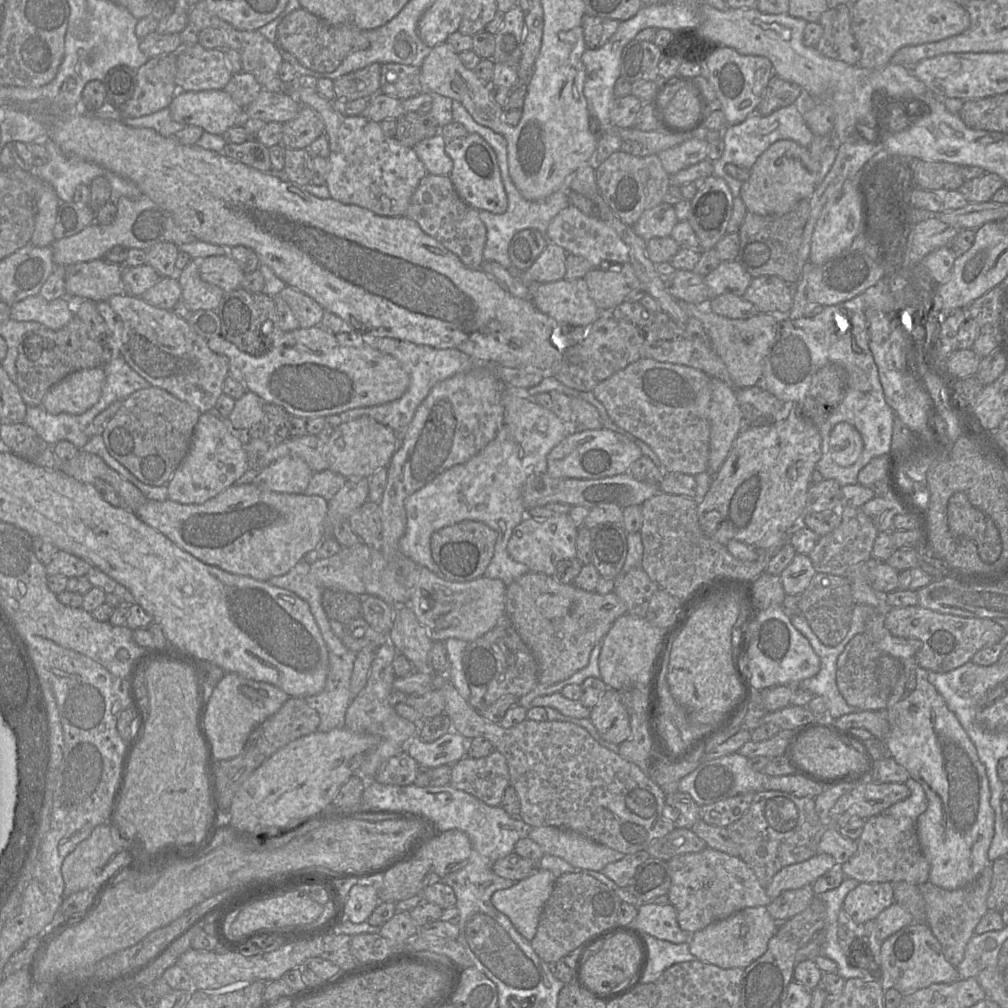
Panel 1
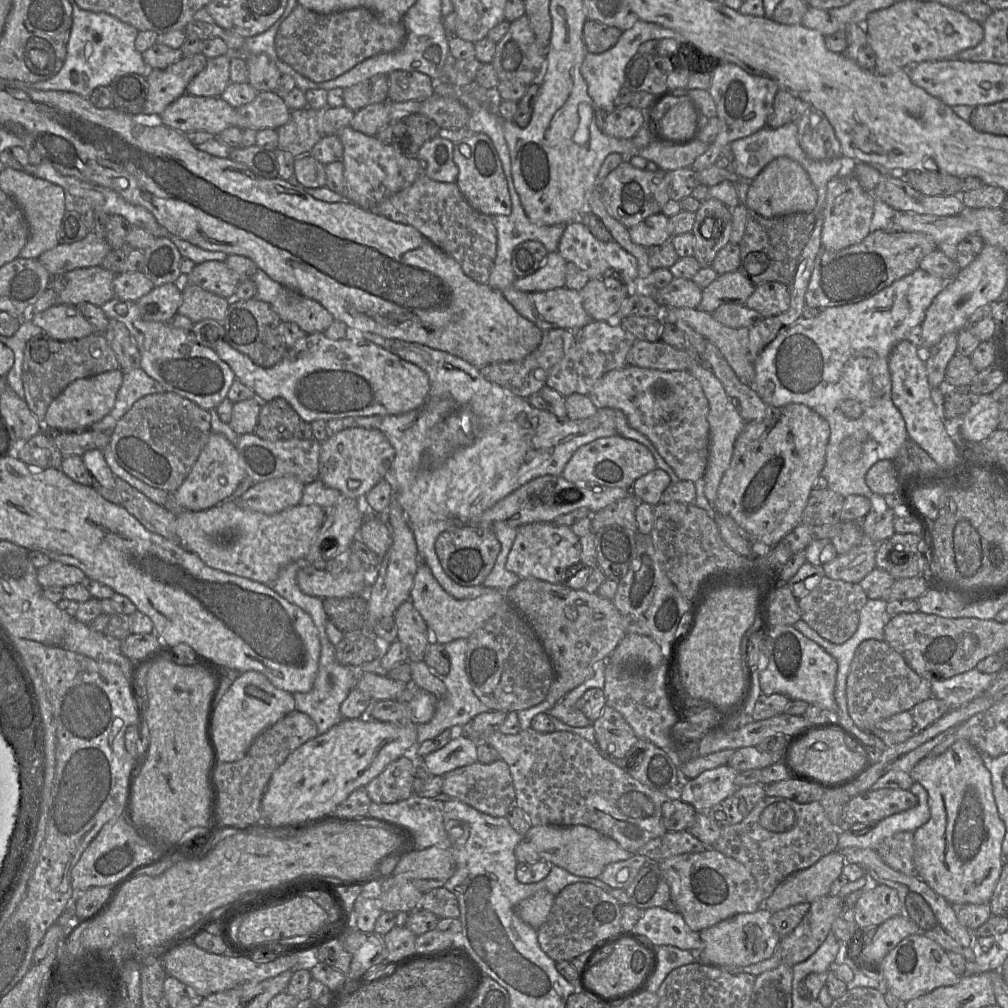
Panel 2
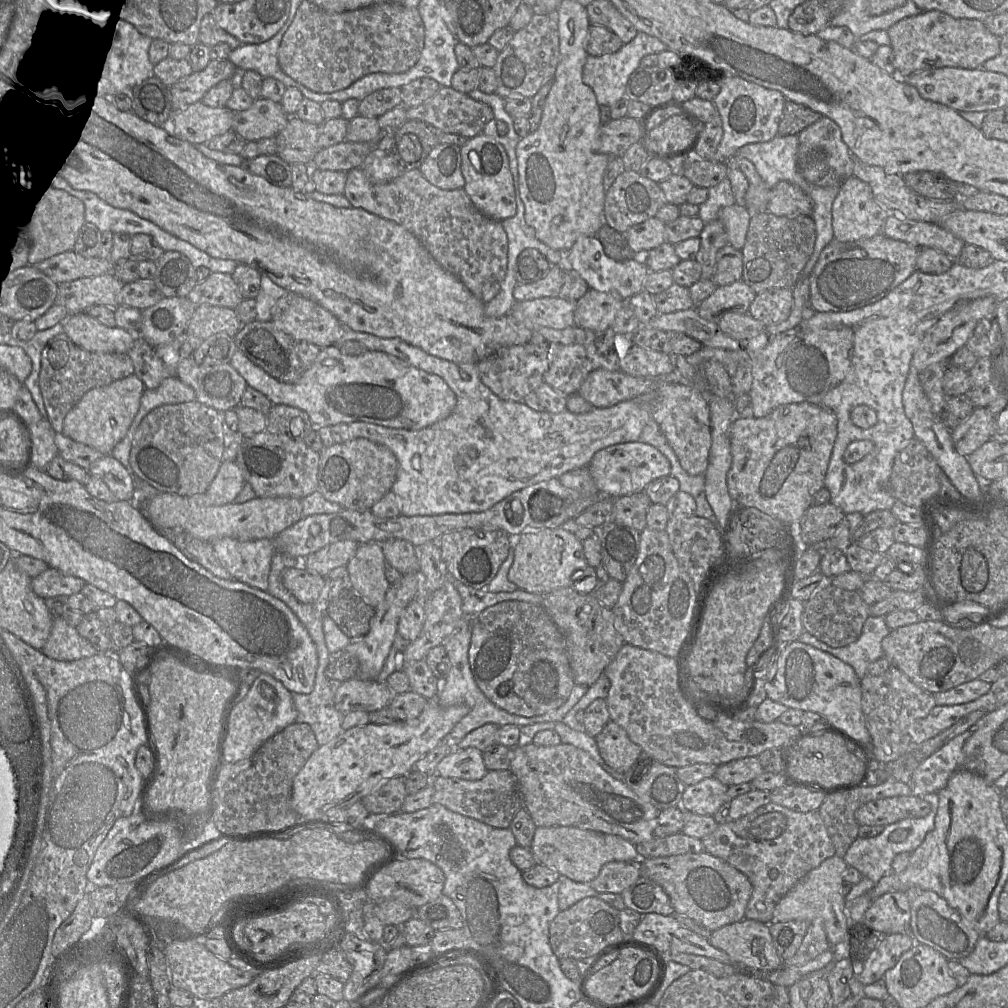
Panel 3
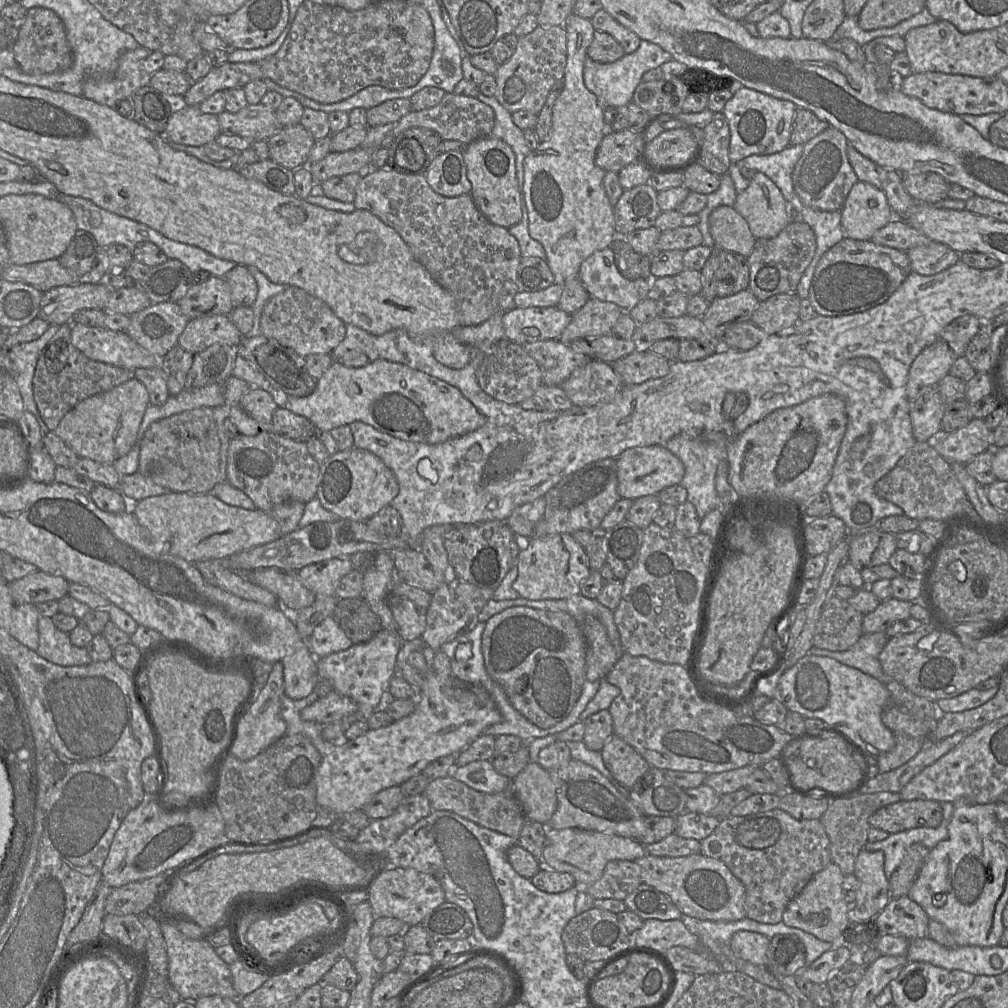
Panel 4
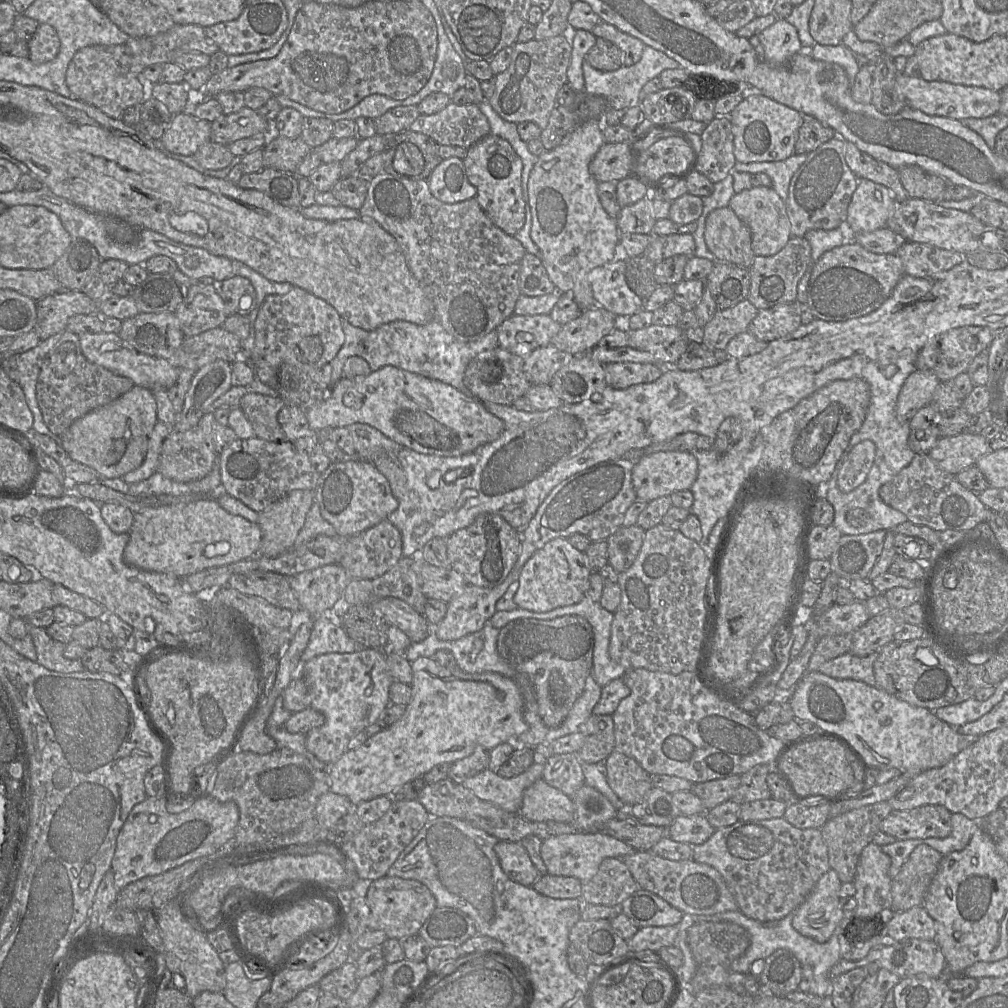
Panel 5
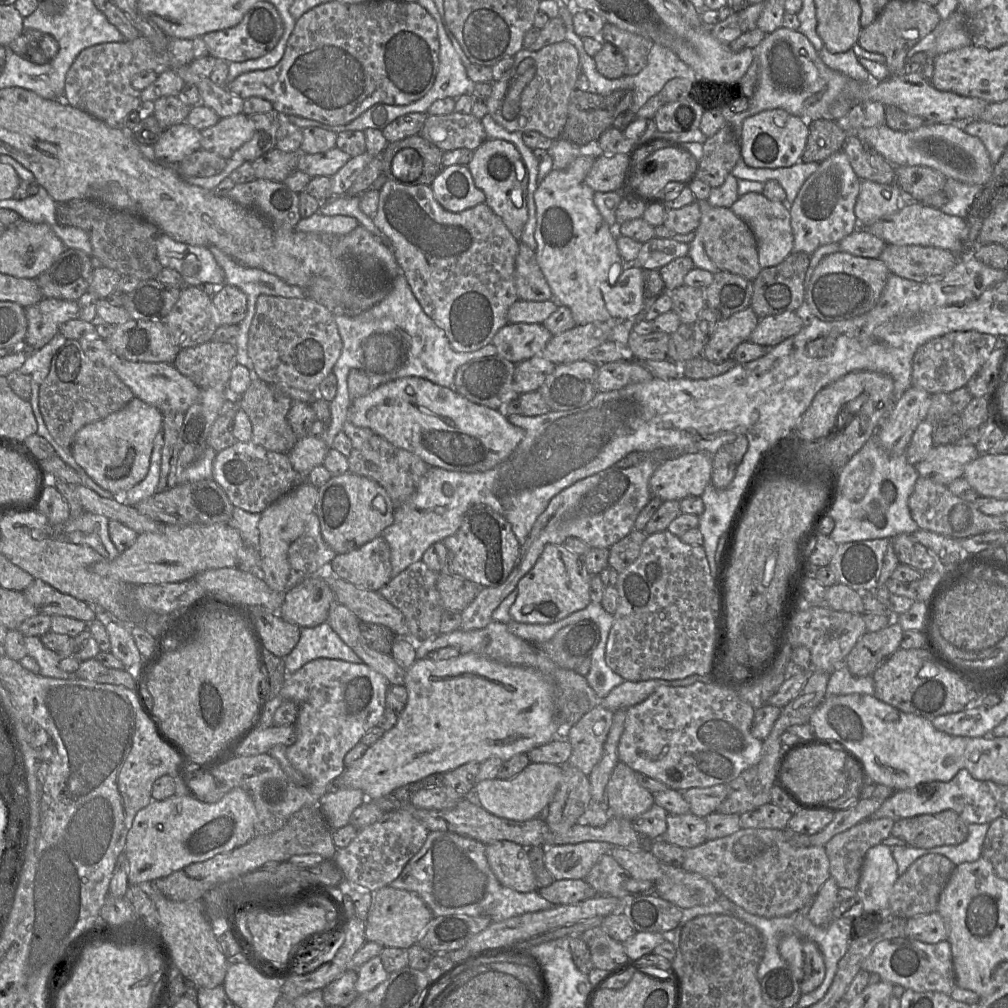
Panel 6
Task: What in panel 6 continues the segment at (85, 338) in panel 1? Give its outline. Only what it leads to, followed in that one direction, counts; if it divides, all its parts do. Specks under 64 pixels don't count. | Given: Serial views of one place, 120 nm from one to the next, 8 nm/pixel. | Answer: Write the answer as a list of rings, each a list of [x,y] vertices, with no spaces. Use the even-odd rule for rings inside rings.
[[[67,339],[65,344],[54,354],[49,373],[40,386],[39,409],[51,436],[57,443],[71,452],[74,437],[82,427],[121,410],[134,397],[131,389],[110,368],[90,360],[85,355],[78,340]]]

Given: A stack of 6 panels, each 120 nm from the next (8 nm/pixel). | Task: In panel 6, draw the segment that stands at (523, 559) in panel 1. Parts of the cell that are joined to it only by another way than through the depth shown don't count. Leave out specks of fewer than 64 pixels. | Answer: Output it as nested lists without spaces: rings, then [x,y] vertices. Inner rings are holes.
[[[547,544],[533,568],[518,582],[518,595],[510,607],[511,619],[527,624],[552,624],[584,609],[590,602],[590,581],[583,556],[565,544]]]

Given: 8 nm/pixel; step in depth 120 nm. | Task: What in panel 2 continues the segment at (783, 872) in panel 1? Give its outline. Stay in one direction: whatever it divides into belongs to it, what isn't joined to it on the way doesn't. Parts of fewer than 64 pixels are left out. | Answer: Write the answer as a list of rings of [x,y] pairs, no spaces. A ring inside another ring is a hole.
[[[840,851],[821,857],[812,866],[787,876],[764,900],[764,906],[772,913],[799,903],[812,903],[830,894],[832,883],[842,874],[846,864]]]

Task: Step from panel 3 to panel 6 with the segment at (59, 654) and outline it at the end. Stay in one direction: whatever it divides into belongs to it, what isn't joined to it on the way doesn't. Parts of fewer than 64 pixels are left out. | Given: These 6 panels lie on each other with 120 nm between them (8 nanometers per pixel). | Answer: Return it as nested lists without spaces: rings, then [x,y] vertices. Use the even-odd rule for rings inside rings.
[[[25,636],[27,654],[33,657],[40,668],[40,673],[52,678],[78,678],[76,672],[66,672],[59,668],[59,653],[47,648],[39,636]]]

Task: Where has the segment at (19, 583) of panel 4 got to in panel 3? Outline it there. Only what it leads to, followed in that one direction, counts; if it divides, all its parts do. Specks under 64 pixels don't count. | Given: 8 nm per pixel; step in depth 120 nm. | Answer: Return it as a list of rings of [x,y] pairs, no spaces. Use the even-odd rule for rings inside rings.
[[[48,567],[31,578],[33,591],[43,599],[79,593],[84,583],[86,583],[84,580],[75,576],[65,575],[52,567]]]

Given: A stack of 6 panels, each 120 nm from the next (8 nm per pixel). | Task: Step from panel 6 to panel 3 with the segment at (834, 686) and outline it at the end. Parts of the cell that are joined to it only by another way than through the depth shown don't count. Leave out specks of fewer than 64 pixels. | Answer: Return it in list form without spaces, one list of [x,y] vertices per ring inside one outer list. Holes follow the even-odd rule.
[[[869,616],[864,622],[860,637],[847,646],[841,648],[830,647],[806,630],[800,634],[799,641],[828,652],[849,664],[853,667],[857,676],[862,679],[869,666],[884,656],[882,640],[889,632],[890,629],[884,617]]]

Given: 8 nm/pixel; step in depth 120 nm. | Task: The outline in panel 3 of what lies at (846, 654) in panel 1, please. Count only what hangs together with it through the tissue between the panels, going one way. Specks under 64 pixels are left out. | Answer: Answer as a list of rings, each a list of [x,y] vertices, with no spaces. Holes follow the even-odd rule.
[[[885,656],[869,666],[861,679],[861,689],[862,711],[876,759],[882,764],[887,764],[918,746],[909,735],[909,726],[927,717],[936,706],[934,694],[915,685]]]

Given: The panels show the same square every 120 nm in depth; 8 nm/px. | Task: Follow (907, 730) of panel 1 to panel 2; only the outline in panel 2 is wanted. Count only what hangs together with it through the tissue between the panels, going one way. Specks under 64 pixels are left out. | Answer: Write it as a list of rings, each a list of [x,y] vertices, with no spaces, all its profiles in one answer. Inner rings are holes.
[[[960,739],[952,744],[944,753],[937,756],[928,755],[927,757],[920,760],[911,769],[909,774],[915,782],[919,782],[927,790],[930,808],[930,819],[914,832],[913,860],[918,873],[918,877],[924,880],[936,893],[944,897],[950,904],[989,903],[1000,877],[1002,867],[1005,863],[1005,857],[1002,853],[1002,843],[1005,836],[1005,824],[999,816],[993,794],[991,774],[983,763],[981,753],[967,740]]]

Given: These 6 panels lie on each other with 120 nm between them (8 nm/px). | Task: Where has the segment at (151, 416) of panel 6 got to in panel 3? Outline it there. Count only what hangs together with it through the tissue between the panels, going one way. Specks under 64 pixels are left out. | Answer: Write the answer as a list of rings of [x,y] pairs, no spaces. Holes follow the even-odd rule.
[[[134,374],[87,391],[67,412],[59,432],[75,442],[90,446],[103,455],[110,455],[121,441],[140,407],[145,390],[143,382]]]

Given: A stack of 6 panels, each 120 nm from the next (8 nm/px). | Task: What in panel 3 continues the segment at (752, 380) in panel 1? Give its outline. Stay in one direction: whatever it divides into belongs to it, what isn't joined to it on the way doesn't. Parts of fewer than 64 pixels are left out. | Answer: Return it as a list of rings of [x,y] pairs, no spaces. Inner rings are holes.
[[[696,308],[657,314],[648,324],[654,329],[683,333],[700,342],[704,348],[738,350],[744,345],[724,334],[717,323],[700,317]]]

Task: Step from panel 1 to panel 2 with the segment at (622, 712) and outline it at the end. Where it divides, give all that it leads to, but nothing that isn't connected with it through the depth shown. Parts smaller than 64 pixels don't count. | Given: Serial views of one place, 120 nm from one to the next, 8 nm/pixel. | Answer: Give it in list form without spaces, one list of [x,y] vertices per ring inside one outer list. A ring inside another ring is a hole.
[[[607,705],[592,725],[600,749],[615,758],[624,758],[638,741],[623,716]]]

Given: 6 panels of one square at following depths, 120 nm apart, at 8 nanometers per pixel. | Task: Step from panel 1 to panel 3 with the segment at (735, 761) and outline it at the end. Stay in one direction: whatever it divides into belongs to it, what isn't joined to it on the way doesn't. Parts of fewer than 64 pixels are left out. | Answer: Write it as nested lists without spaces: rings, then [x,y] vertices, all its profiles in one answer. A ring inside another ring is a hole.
[[[716,777],[686,786],[681,807],[686,813],[713,816],[727,801],[728,786]]]

